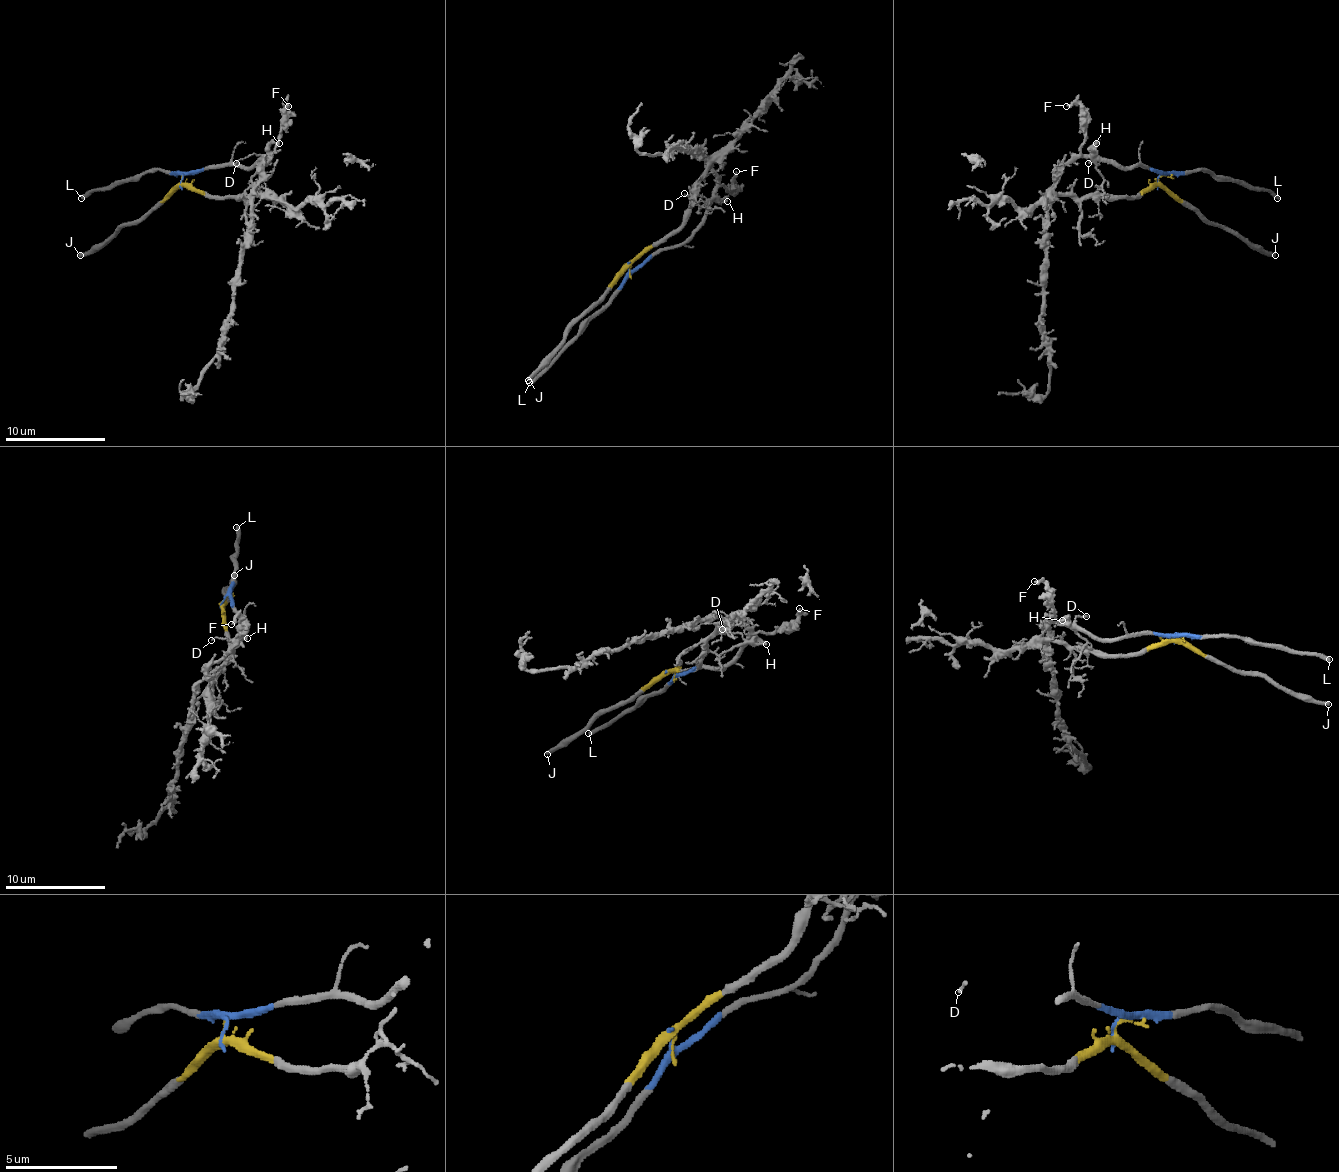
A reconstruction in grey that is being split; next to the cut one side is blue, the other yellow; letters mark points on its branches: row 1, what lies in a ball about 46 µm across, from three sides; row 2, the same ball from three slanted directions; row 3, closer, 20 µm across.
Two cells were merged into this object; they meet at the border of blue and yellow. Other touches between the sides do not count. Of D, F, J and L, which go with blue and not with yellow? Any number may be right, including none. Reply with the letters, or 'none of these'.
D, F, L

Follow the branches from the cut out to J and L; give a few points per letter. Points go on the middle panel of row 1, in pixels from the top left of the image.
J: (628, 265), (568, 330), (563, 345), (528, 380)
L: (628, 263), (628, 278), (605, 308), (530, 383)

